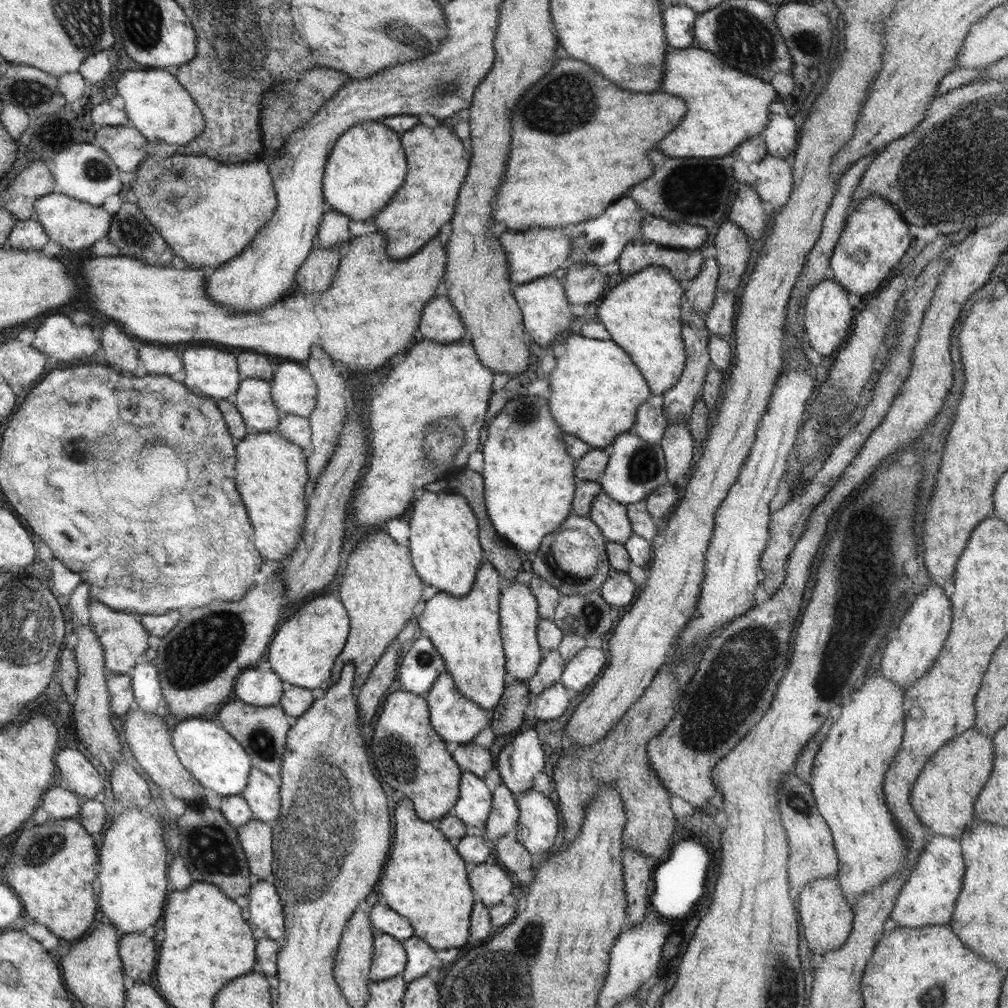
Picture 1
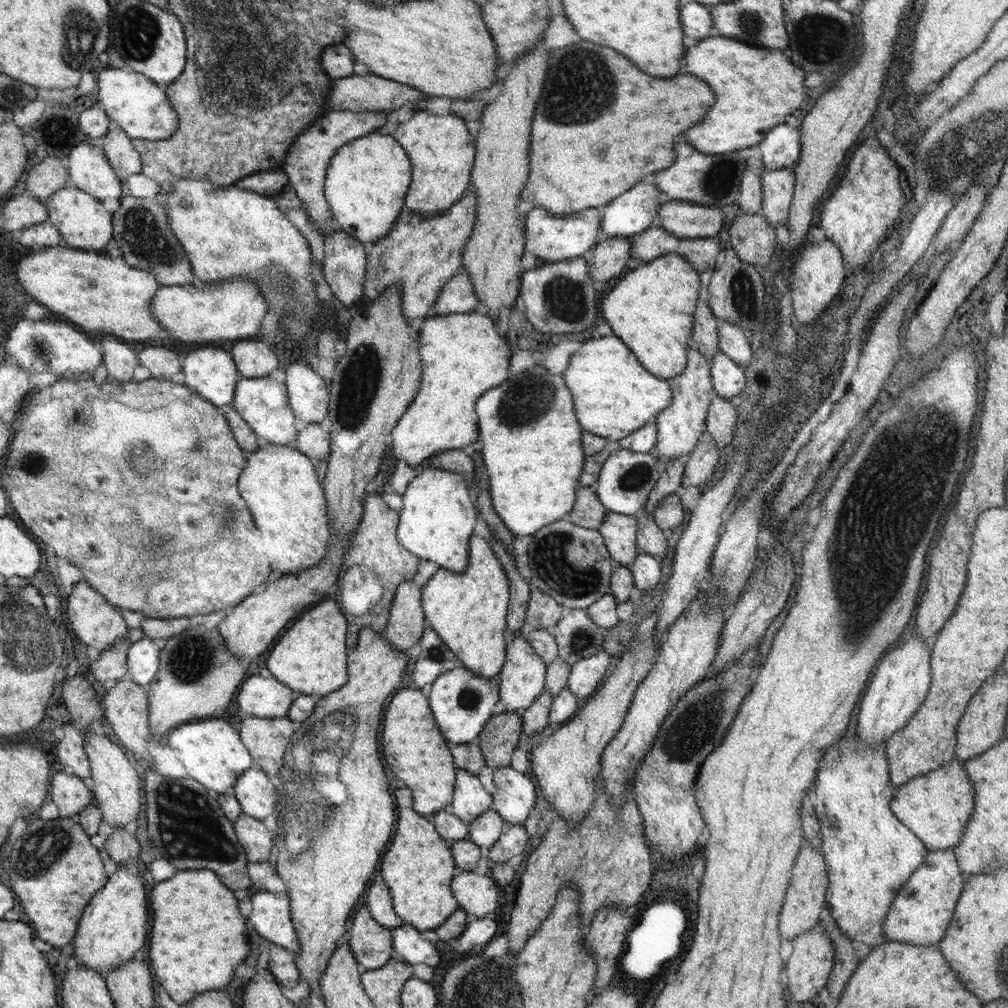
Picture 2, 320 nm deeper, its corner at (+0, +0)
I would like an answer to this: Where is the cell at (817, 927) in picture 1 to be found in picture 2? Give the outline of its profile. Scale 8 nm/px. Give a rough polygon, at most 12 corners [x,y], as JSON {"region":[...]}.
{"region":[[819,922],[792,939],[783,968],[794,1002],[826,988],[835,950]]}

